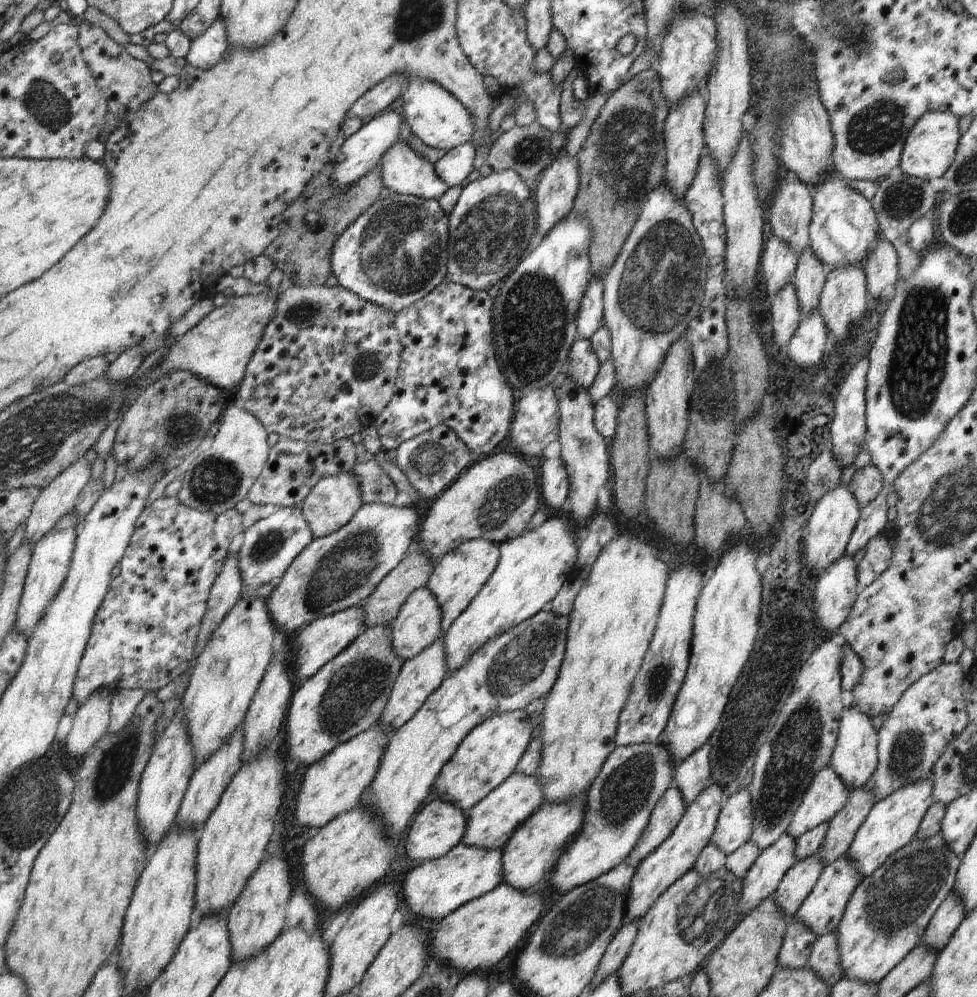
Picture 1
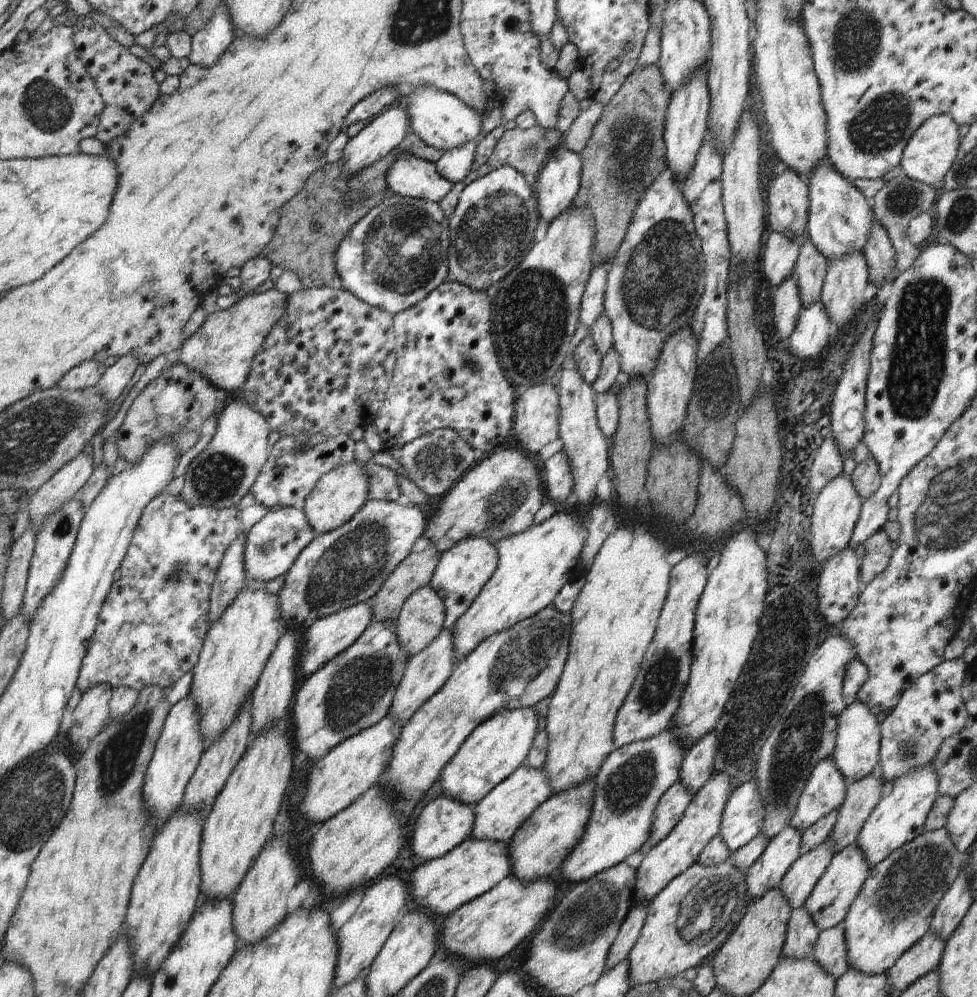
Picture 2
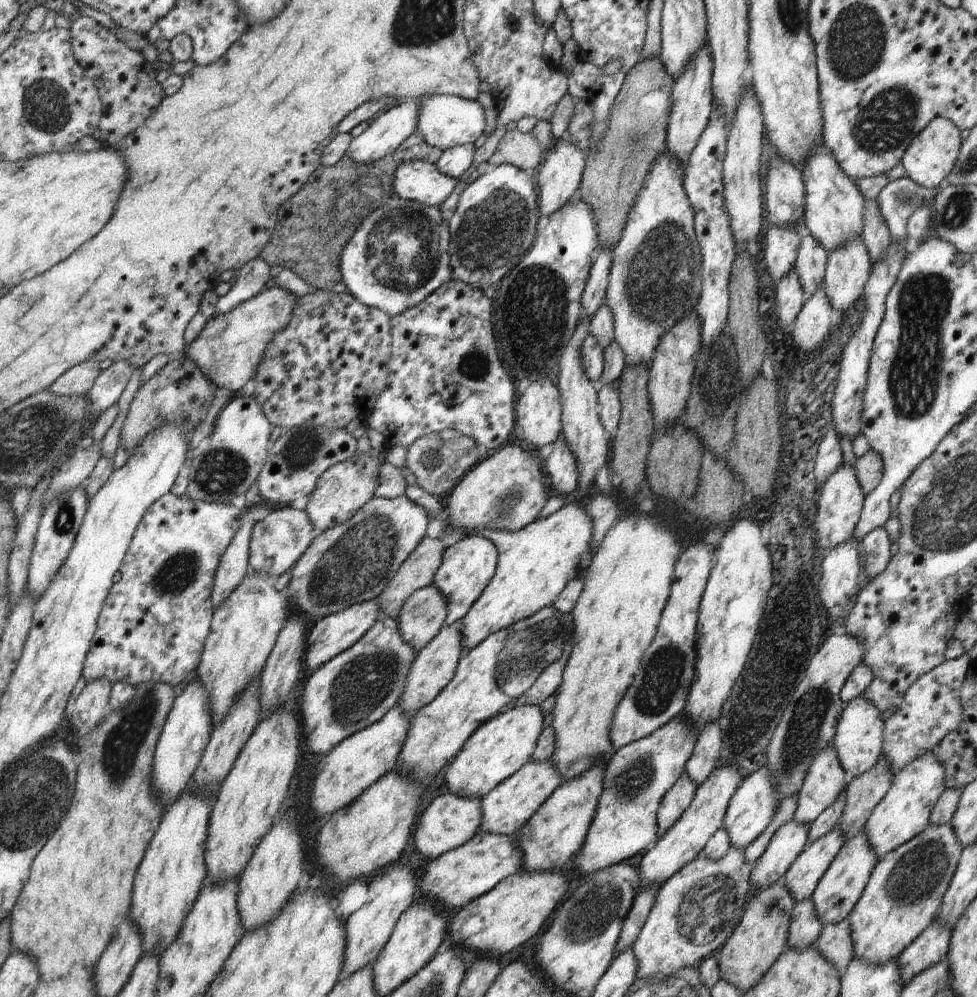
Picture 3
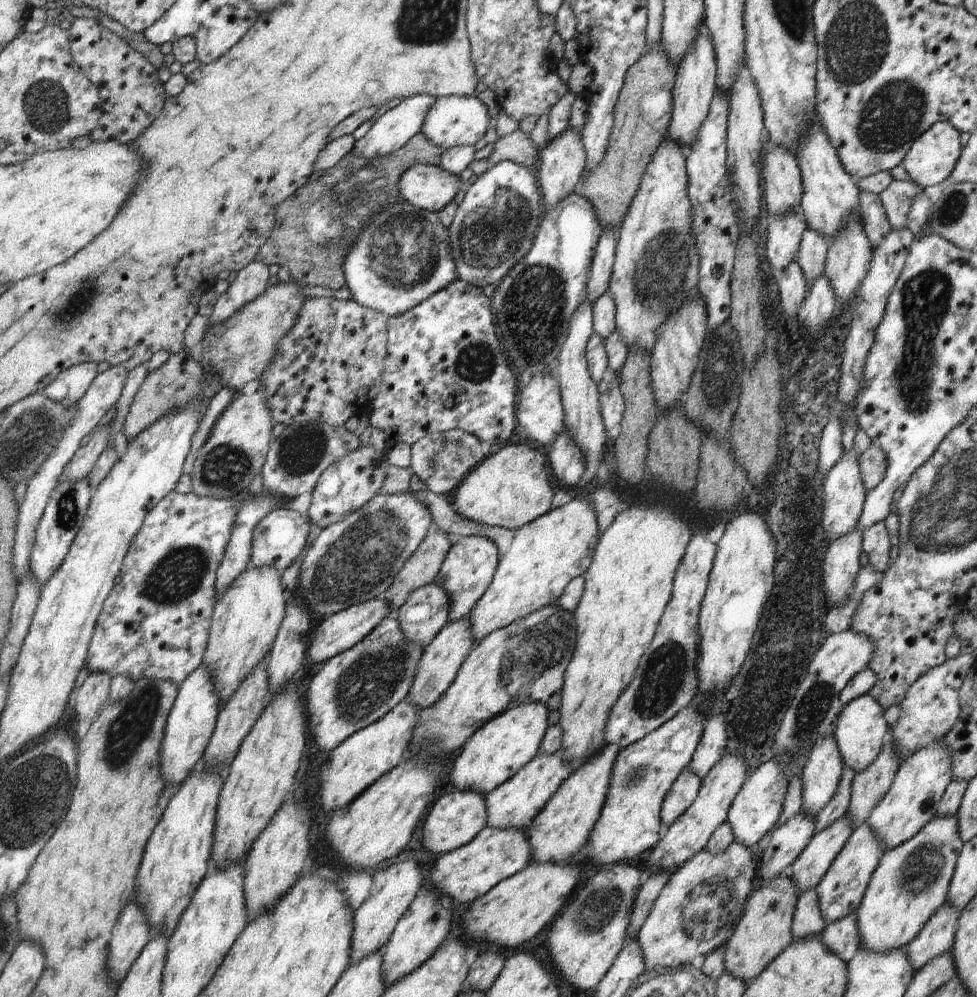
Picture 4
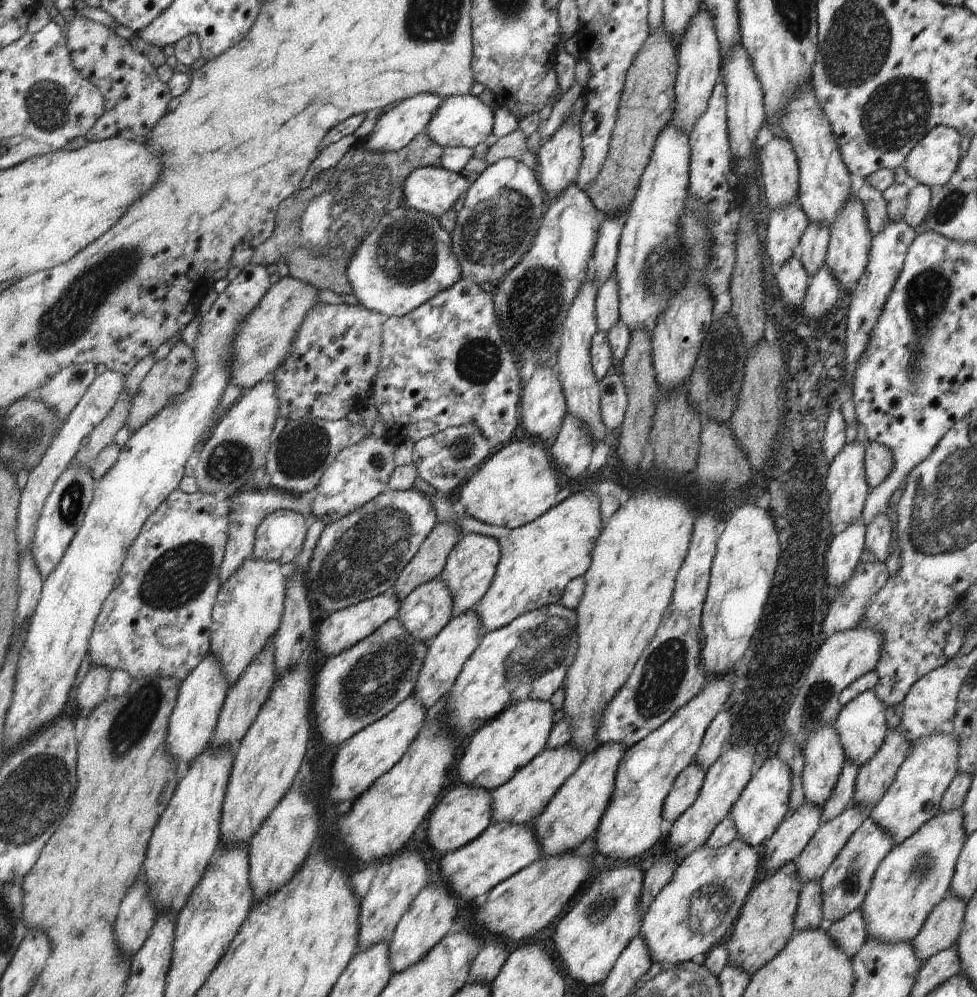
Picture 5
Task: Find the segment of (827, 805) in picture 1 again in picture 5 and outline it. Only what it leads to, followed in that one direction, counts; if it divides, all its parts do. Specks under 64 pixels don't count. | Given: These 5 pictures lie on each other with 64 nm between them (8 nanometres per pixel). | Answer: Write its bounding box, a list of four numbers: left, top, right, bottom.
[802,722,848,808]

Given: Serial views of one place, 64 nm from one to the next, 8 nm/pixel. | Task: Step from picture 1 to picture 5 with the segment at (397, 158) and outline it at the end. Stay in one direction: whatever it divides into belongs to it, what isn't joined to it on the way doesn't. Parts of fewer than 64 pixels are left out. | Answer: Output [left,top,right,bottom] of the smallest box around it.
[403,166,471,219]

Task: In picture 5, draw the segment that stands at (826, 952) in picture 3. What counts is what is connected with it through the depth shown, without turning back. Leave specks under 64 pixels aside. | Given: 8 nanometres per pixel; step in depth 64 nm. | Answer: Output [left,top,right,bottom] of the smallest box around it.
[827,910,867,958]

